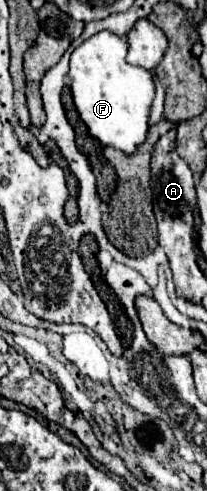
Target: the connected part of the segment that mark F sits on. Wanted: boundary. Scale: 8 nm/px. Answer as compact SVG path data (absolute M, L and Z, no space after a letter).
M99 31L71 53L71 93L89 135L105 147L133 155L145 141L149 109L155 97L153 75L125 61L127 41L109 31Z

